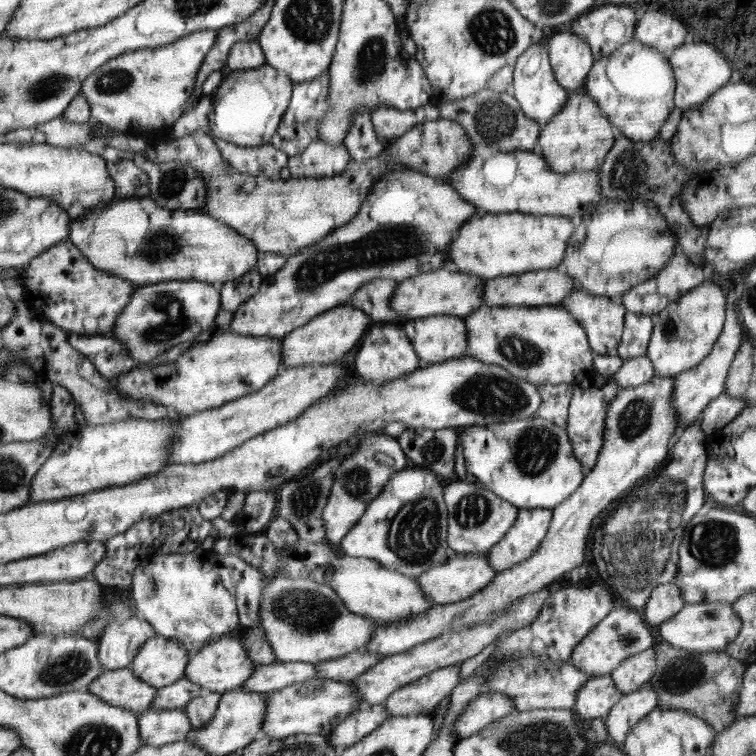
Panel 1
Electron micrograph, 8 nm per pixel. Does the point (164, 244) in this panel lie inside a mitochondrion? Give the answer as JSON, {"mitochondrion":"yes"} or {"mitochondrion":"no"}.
{"mitochondrion":"yes"}

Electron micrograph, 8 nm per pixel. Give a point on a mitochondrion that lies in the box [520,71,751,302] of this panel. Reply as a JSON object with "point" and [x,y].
{"point":[627,175]}

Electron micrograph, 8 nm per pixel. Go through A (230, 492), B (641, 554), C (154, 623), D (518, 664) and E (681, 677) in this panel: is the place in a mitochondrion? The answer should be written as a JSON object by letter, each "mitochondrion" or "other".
{"A":"other","B":"mitochondrion","C":"other","D":"mitochondrion","E":"mitochondrion"}

